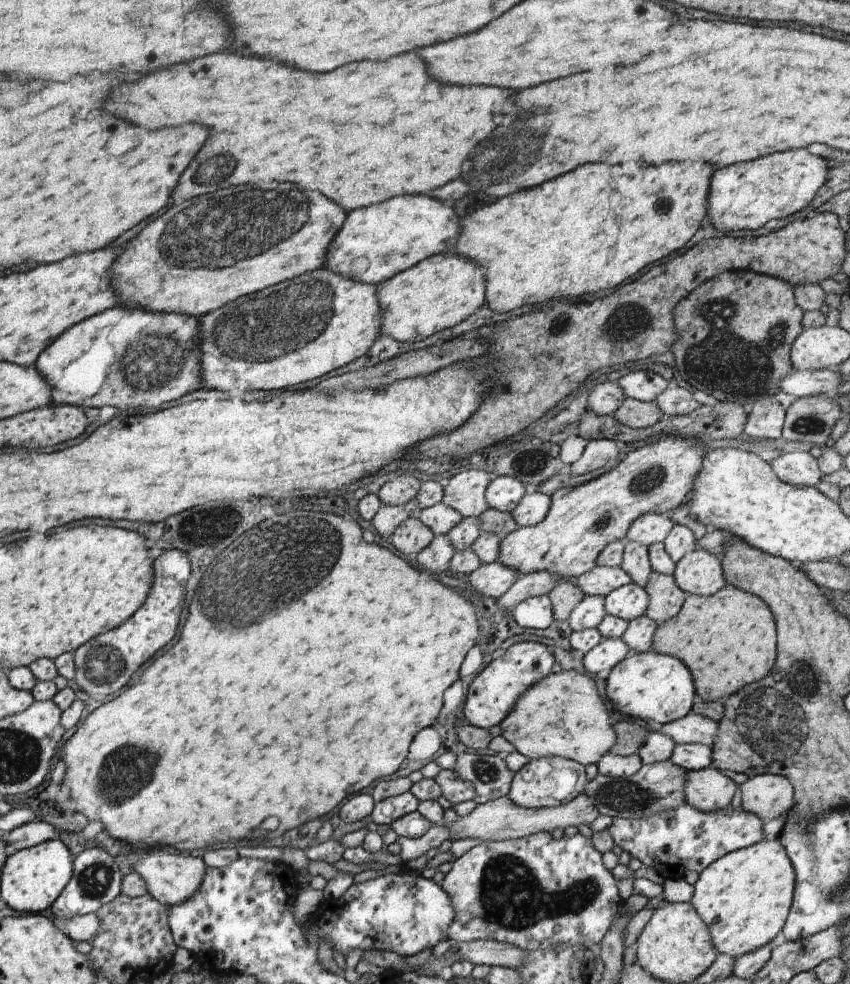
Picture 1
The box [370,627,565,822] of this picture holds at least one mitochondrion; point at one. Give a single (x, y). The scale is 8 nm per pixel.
(487, 772)

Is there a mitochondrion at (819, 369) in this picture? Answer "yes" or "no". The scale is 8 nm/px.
no

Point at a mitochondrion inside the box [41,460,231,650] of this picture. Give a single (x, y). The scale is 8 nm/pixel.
(195, 518)

